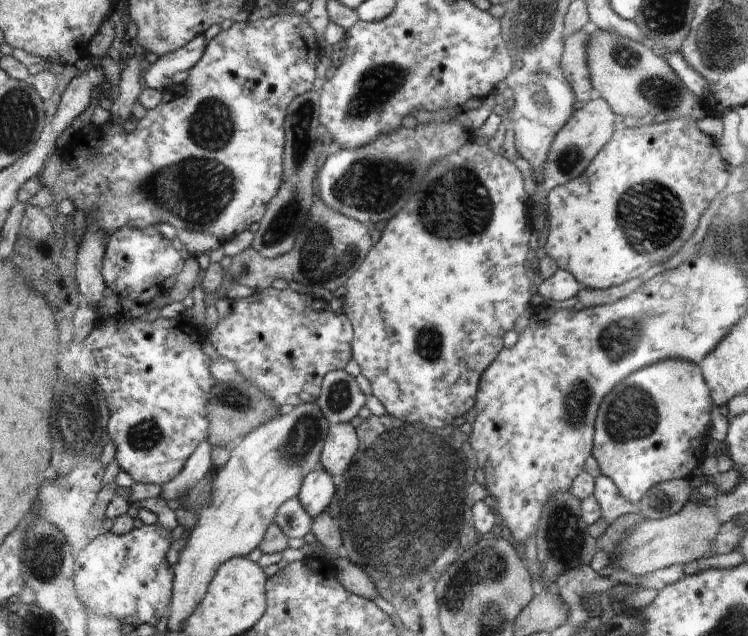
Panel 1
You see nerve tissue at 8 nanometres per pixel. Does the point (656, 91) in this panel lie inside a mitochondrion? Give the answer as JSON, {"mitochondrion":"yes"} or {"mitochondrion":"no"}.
{"mitochondrion":"yes"}

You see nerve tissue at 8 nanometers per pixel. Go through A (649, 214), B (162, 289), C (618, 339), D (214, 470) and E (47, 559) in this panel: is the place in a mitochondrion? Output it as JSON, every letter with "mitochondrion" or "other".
{"A":"mitochondrion","B":"other","C":"mitochondrion","D":"other","E":"mitochondrion"}

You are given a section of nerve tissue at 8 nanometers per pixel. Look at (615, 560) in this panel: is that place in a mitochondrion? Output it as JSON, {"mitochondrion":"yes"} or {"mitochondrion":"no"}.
{"mitochondrion":"no"}

